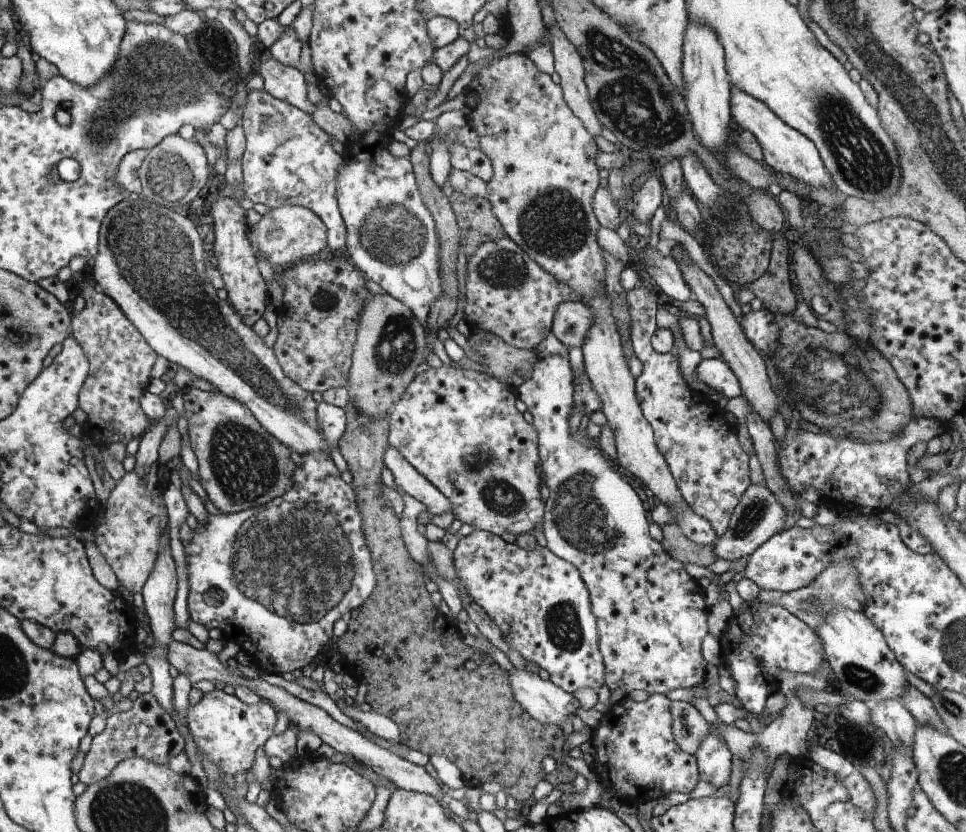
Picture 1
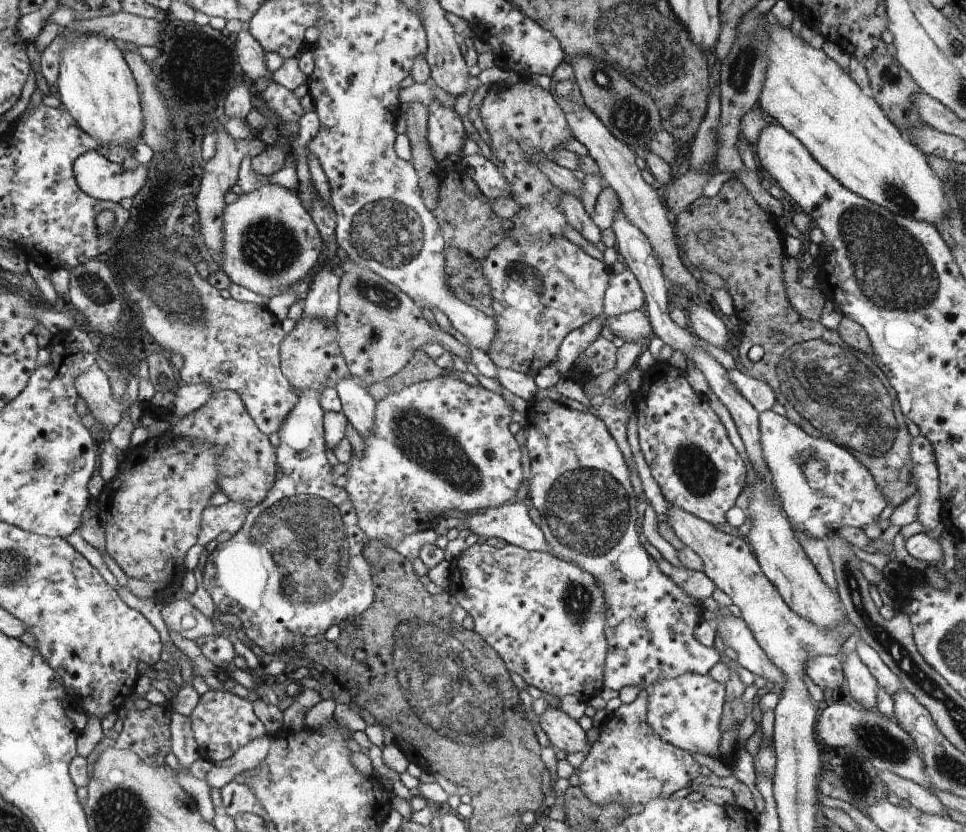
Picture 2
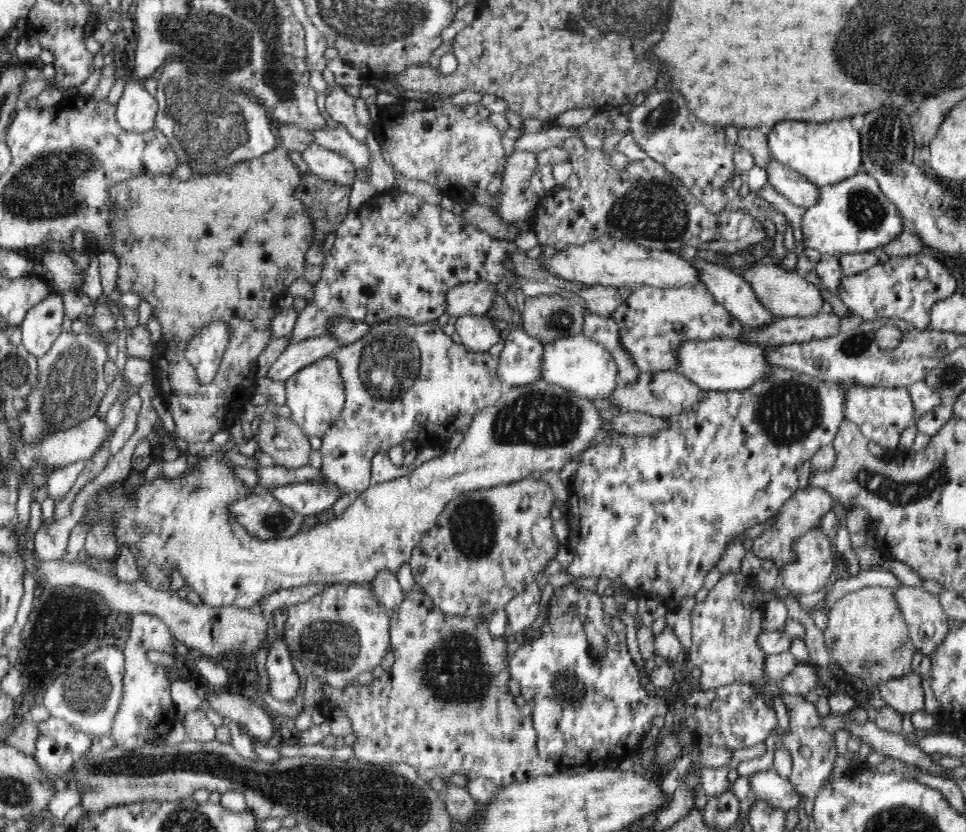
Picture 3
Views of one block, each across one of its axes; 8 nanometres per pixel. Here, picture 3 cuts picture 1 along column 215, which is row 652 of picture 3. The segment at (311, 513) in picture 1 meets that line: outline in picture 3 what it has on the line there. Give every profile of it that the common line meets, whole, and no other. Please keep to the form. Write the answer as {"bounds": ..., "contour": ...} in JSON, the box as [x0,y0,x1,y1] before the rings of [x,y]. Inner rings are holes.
{"bounds":[509,583,668,770],"contour":[[[575,583],[552,593],[544,623],[540,624],[541,636],[521,642],[509,658],[510,676],[520,685],[521,695],[531,711],[537,732],[537,751],[561,770],[578,769],[582,765],[595,767],[600,763],[616,763],[627,756],[632,757],[645,745],[645,734],[652,726],[652,719],[668,712],[668,703],[664,696],[640,685],[640,672],[628,651],[625,634],[611,629],[608,614],[602,610],[602,601],[597,593],[578,588]]]}

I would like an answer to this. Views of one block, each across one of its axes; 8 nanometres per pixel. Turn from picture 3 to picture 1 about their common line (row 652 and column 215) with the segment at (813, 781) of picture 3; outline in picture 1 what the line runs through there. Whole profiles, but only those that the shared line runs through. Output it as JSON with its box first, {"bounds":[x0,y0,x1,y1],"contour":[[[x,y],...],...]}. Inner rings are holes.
{"bounds":[187,686,276,777],"contour":[[[218,686],[213,691],[204,693],[196,705],[190,706],[187,722],[199,752],[207,755],[222,772],[235,777],[237,774],[246,773],[253,766],[256,751],[274,735],[276,713],[273,704],[266,700],[249,705]]]}

